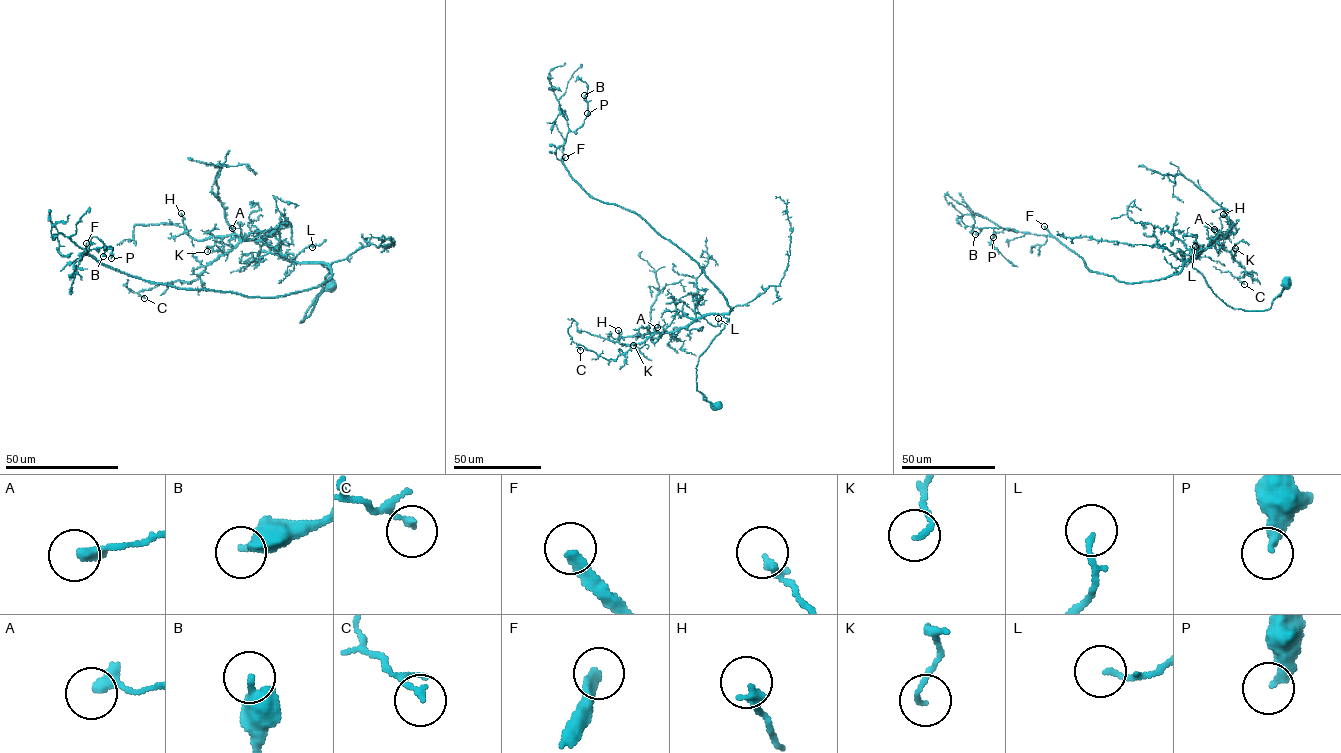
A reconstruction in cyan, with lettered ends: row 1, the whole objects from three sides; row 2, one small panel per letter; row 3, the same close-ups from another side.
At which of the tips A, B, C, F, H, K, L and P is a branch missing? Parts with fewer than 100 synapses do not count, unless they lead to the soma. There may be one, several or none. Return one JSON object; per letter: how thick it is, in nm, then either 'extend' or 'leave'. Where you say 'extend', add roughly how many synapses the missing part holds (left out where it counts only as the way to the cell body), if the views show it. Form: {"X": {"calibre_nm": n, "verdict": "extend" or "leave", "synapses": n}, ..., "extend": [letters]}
{"A": {"calibre_nm": 360, "verdict": "leave"}, "B": {"calibre_nm": 360, "verdict": "leave"}, "C": {"calibre_nm": 170, "verdict": "leave"}, "F": {"calibre_nm": 320, "verdict": "extend", "synapses": 300}, "H": {"calibre_nm": 240, "verdict": "leave"}, "K": {"calibre_nm": 130, "verdict": "leave"}, "L": {"calibre_nm": 140, "verdict": "leave"}, "P": {"calibre_nm": 360, "verdict": "leave"}, "extend": ["F"]}

